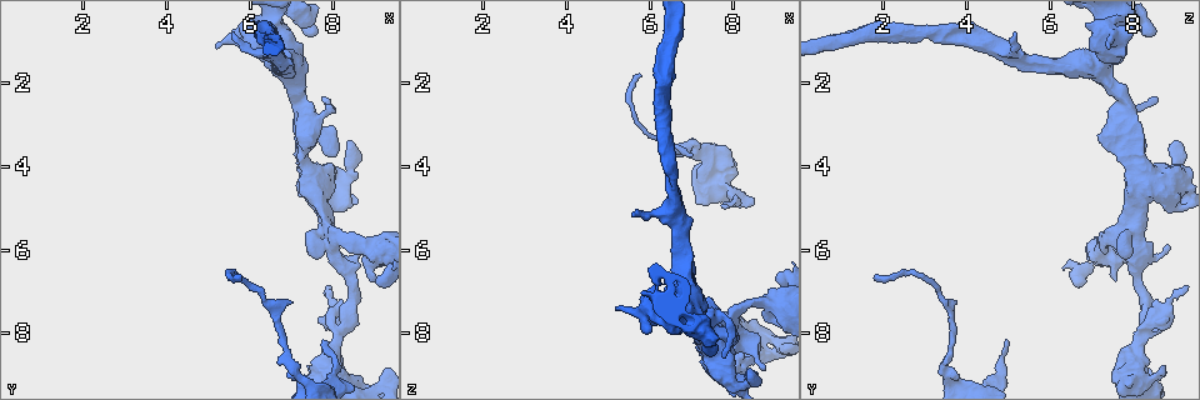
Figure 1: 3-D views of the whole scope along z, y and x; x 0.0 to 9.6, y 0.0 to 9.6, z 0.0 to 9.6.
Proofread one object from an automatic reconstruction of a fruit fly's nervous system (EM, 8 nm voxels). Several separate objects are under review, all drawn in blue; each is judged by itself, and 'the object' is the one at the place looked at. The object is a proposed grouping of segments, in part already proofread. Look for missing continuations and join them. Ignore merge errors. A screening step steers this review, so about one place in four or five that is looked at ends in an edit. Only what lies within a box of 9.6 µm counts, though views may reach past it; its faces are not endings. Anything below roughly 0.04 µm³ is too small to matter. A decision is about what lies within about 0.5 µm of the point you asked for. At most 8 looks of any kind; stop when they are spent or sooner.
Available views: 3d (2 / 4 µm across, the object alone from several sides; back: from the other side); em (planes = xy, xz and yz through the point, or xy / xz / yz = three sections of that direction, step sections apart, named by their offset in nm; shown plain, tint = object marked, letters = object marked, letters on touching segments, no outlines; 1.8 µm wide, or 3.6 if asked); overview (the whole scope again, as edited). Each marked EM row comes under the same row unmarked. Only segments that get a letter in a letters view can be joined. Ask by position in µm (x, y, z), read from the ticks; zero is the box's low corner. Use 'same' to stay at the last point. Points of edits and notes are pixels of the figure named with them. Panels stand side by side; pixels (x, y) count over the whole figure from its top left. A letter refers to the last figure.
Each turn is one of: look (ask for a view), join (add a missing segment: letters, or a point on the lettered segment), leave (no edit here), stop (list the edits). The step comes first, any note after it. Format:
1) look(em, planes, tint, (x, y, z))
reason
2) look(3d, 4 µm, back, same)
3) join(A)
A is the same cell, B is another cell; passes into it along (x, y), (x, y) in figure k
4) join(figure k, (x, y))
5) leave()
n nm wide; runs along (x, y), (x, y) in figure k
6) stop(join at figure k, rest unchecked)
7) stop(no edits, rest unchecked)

look(em, 3.6 µm, xz, step 8, tint, (8.95, 6.00, 7.35))
calibre changes

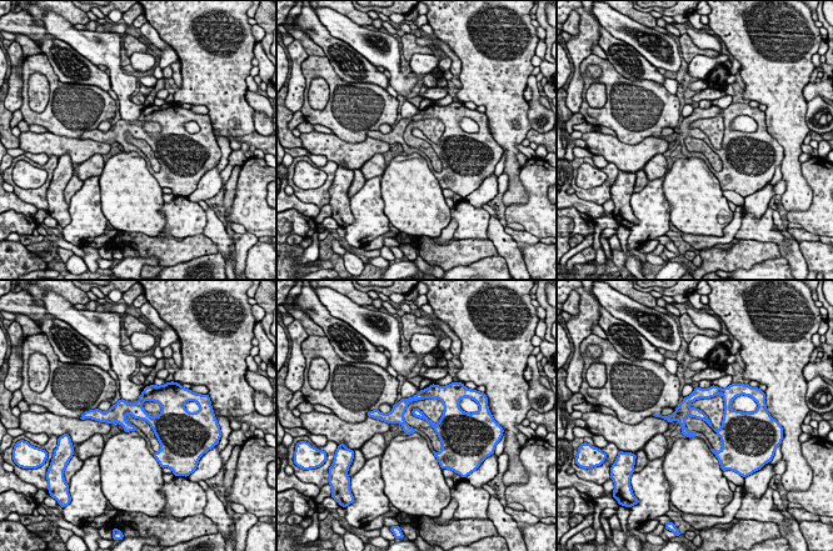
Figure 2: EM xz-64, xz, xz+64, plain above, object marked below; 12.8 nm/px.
look(em, 3.6 µm, xz, step 8, letters, same)

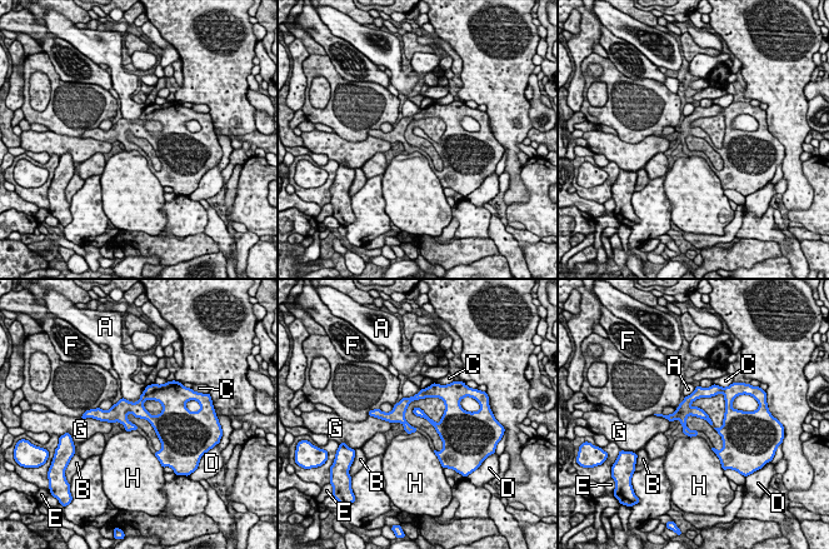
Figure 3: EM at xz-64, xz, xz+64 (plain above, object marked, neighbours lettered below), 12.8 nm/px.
leave()
120 nm wide; A touches over 380 nm; A, B, C, D, E, F, G and H are other cells; none of them fits

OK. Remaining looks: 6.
look(em, yz, step 4, tint, (8.15, 7.90, 8.25))
arms part here

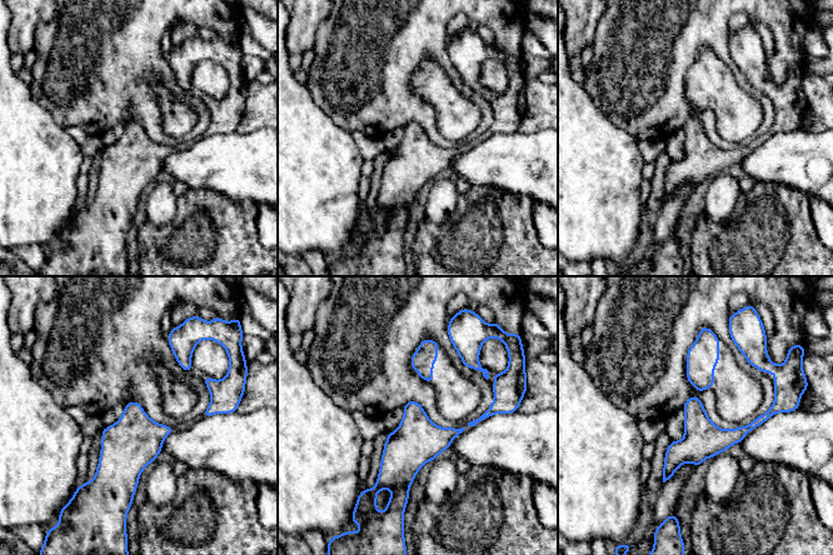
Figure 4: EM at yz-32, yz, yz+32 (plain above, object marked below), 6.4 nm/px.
look(em, planes, letters, same)

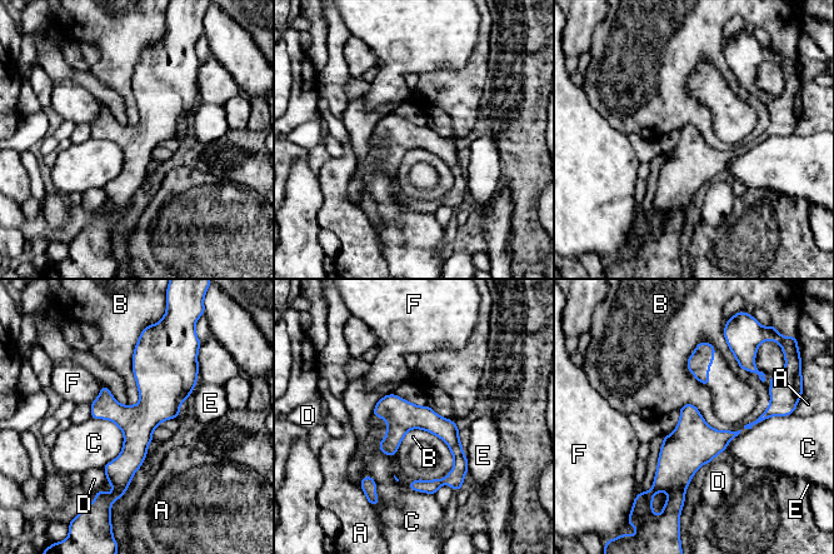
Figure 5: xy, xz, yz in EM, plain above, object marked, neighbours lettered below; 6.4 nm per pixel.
leave()
200 nm wide; A, B, C, D, E and F are other cells; runs along (140, 344), (149, 412), (116, 492) in figure 5; no lettered segment goes on from it

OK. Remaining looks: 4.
look(3d, 4 µm, (7.75, 8.15, 4.95))
free end

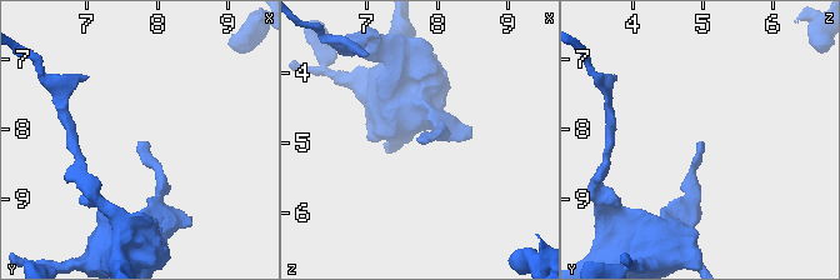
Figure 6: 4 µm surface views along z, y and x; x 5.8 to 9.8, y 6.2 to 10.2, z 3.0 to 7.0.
look(em, planes, letters, (7.75, 8.15, 4.90))

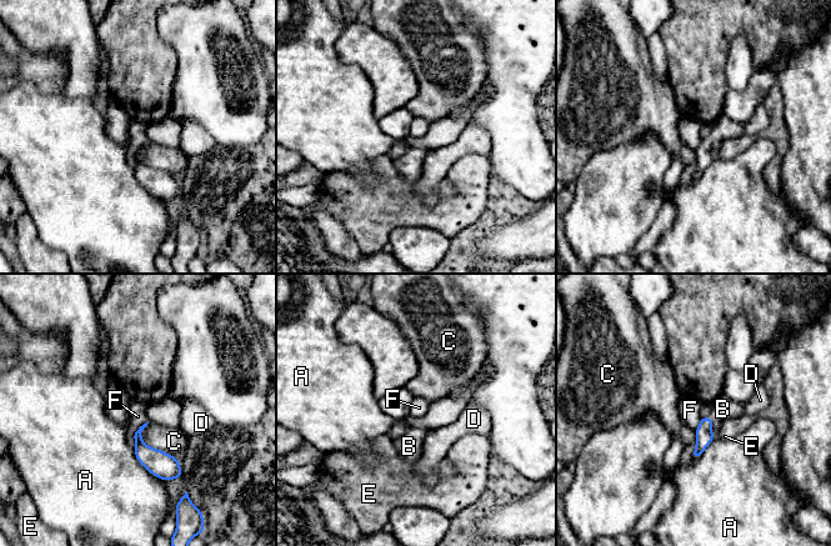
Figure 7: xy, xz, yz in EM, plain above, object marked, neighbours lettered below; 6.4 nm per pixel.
join(B)
B is the same cell, A, C, D, E and F are other cells; passes into it along (704, 434), (710, 419), (722, 409) in figure 7; it goes on there

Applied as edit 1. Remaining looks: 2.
stop(join at figure 7, rest unchecked)

